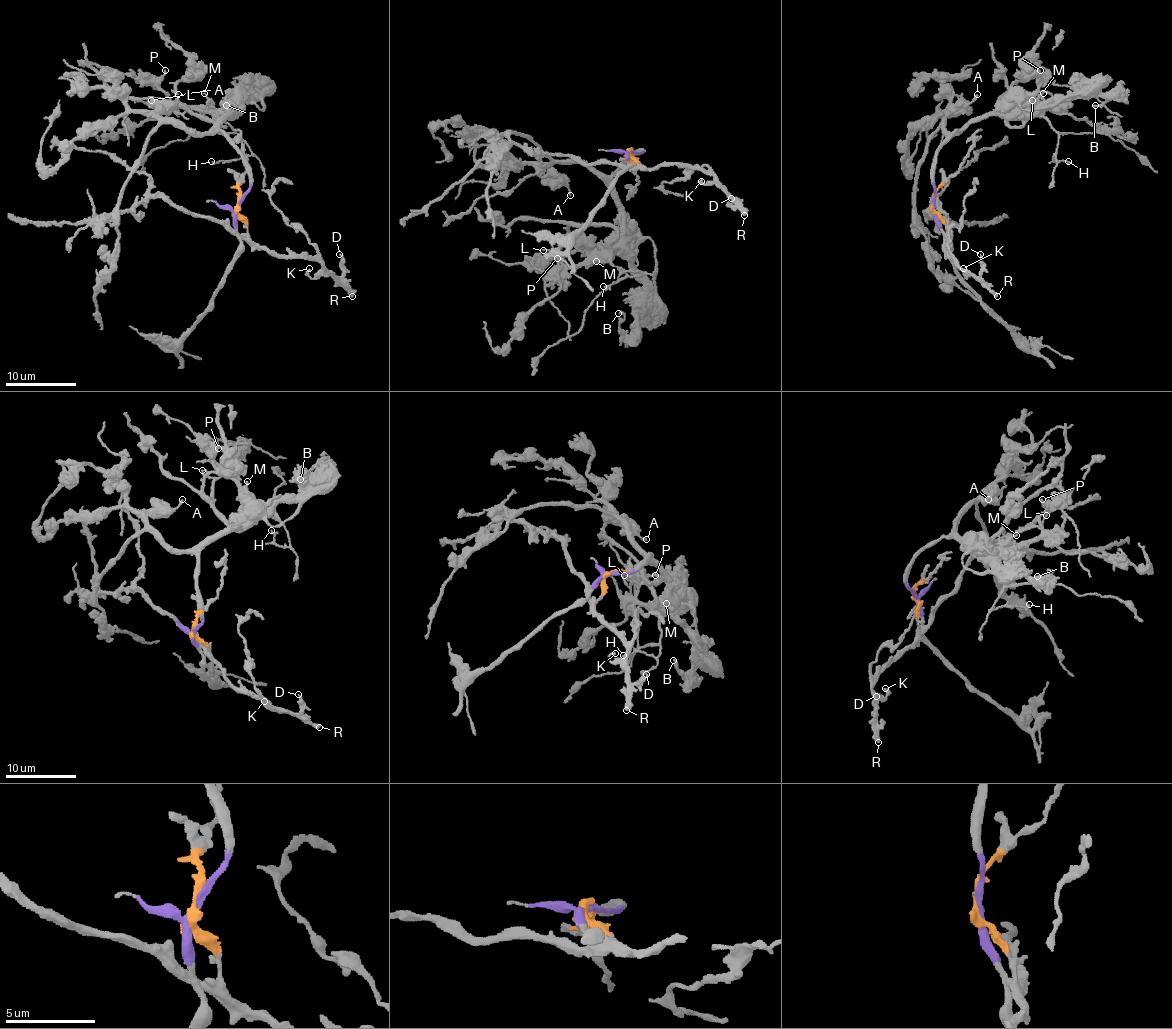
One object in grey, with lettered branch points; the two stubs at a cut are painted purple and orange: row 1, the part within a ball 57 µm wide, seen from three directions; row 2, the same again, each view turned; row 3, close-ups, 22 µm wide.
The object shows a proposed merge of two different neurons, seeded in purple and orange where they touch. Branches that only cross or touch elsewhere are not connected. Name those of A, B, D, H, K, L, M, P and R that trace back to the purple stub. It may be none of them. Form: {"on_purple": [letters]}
{"on_purple": ["A", "B", "H", "L", "M", "P"]}

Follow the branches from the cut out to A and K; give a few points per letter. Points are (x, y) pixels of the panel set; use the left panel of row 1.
A: (237, 205), (249, 189), (249, 164), (222, 131), (196, 133), (161, 119), (157, 115), (166, 113), (179, 94)
K: (237, 205), (247, 226), (247, 236), (256, 245), (279, 254), (310, 256), (321, 268), (312, 279), (309, 268)

